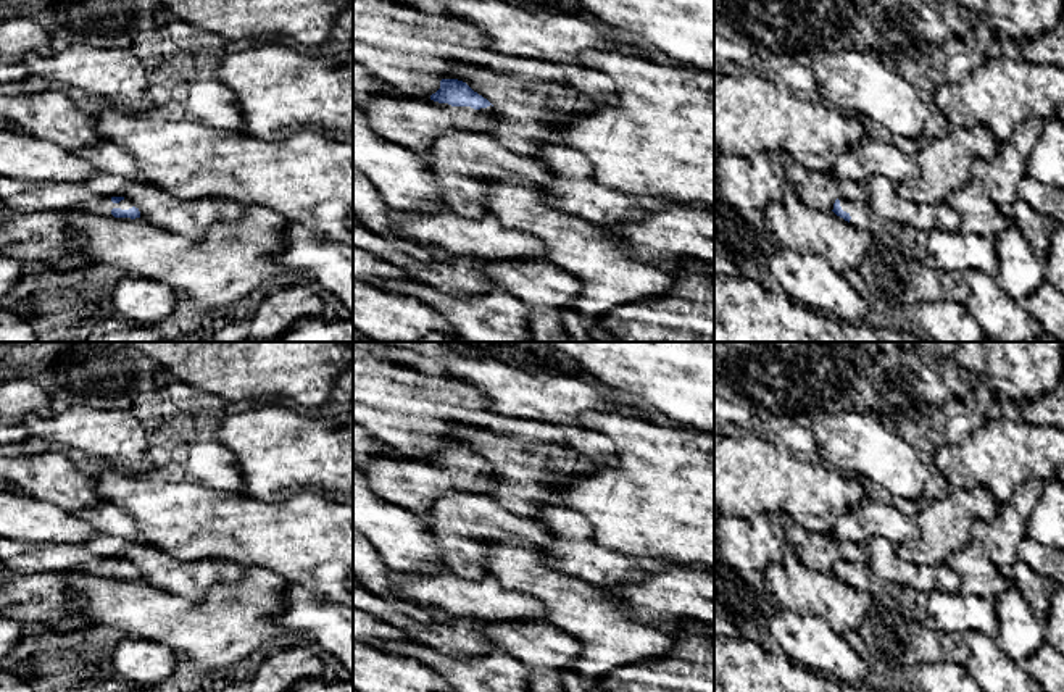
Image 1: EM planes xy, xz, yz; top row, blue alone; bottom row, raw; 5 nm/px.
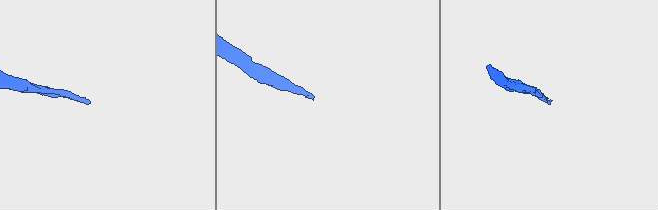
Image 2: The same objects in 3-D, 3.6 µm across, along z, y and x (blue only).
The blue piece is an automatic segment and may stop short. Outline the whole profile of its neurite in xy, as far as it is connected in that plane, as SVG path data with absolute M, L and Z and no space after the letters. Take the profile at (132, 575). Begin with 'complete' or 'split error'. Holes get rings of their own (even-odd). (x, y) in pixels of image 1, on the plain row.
split error; M0 537L0 563L24 574L84 571L102 577L140 579L134 561L98 557L74 544L37 544Z

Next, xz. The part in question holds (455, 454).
split error; M442 440L440 450L429 460L408 458L401 453L377 456L363 466L371 489L390 503L405 506L414 513L427 515L432 505L445 492L487 494L488 482L497 469L466 444Z

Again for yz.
split error; M837 560L832 573L858 590L871 592L874 595L888 594L904 608L909 616L916 618L919 623L925 623L925 592L879 579L867 565L854 565Z

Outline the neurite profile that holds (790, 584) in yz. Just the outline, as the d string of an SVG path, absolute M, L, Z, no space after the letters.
M788 542L782 561L764 569L764 582L767 600L800 616L821 618L840 636L861 627L874 598L833 573L809 569Z

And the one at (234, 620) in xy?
M243 568L240 581L211 586L200 602L189 602L143 579L113 579L84 571L69 571L64 577L90 621L118 627L129 637L155 640L208 671L239 665L256 653L266 640L284 632L277 618L285 608L290 582L263 568Z

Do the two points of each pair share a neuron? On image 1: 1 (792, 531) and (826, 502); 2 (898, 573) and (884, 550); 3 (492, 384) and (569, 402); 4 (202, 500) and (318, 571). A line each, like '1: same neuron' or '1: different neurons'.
1: different neurons
2: same neuron
3: same neuron
4: same neuron

